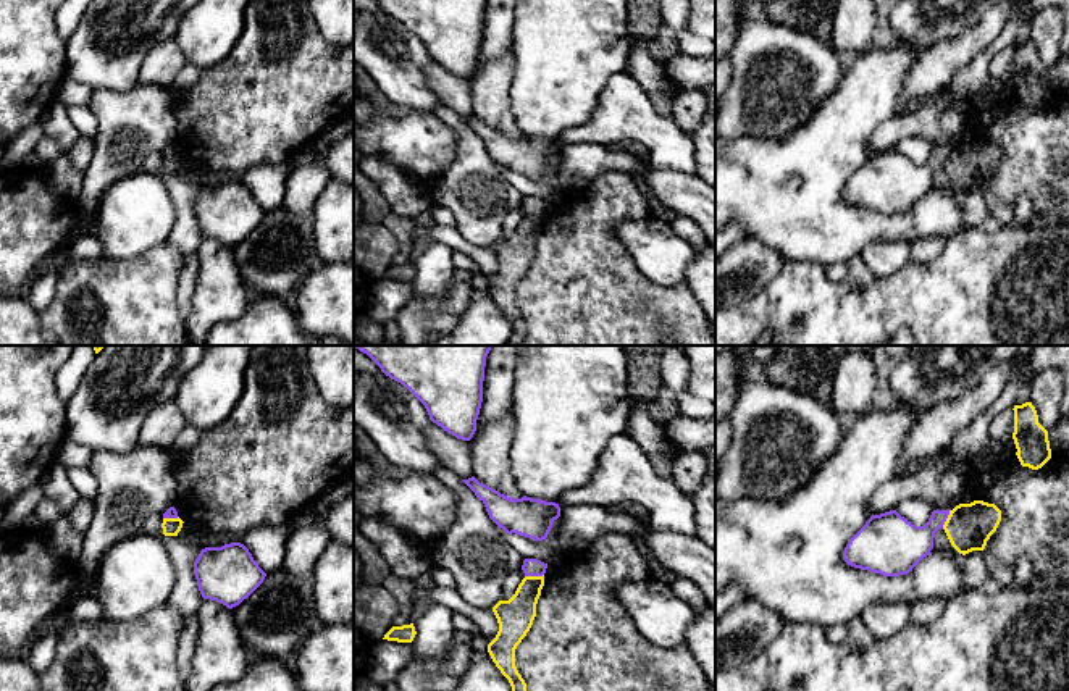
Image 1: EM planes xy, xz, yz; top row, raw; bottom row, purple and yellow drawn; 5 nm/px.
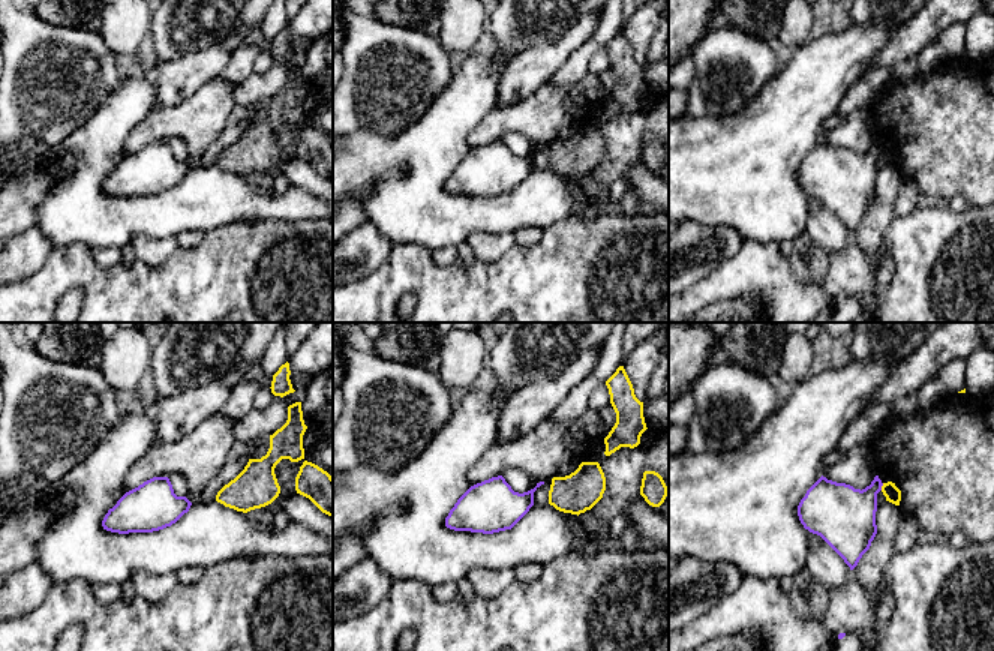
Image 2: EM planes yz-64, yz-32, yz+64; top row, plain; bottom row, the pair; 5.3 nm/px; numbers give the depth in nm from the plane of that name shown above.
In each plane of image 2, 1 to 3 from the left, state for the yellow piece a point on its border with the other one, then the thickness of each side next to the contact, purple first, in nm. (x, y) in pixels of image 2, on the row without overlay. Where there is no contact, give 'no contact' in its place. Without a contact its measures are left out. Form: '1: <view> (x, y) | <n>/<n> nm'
1: no contact
2: no contact
3: yz+64 (882, 149) | 300/90 nm

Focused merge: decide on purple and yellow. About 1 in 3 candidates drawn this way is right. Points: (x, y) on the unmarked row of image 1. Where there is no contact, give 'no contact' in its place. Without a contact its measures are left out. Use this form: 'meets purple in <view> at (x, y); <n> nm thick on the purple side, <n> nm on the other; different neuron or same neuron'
meets purple in xz at (533, 213); 100 nm thick on the purple side, 180 nm on the other; different neuron

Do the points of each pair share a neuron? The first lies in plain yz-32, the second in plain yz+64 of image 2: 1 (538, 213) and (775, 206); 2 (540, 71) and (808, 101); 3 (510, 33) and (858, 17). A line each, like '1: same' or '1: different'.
1: same
2: different
3: same

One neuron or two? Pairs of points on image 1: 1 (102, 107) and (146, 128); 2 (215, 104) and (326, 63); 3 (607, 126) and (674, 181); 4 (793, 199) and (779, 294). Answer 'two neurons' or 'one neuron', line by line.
1: one neuron
2: one neuron
3: two neurons
4: two neurons

